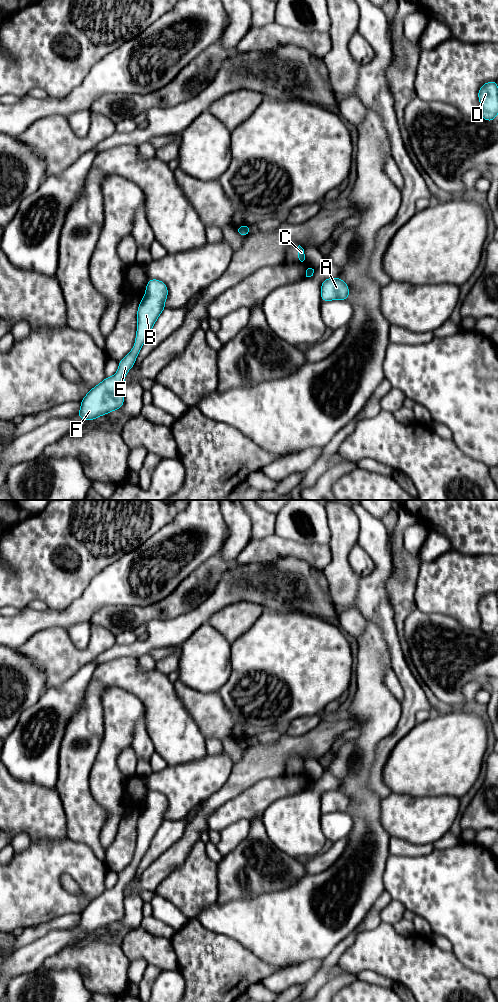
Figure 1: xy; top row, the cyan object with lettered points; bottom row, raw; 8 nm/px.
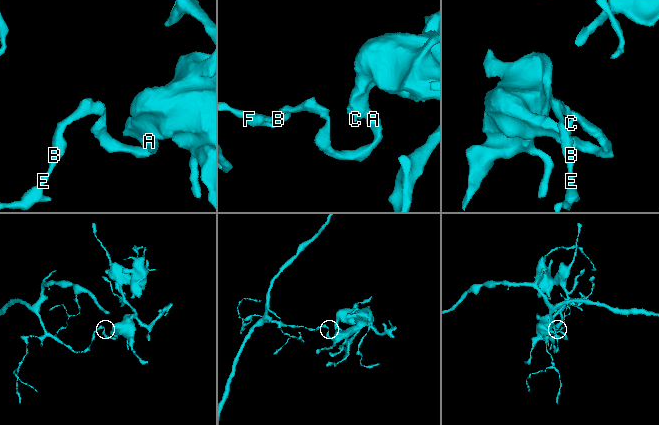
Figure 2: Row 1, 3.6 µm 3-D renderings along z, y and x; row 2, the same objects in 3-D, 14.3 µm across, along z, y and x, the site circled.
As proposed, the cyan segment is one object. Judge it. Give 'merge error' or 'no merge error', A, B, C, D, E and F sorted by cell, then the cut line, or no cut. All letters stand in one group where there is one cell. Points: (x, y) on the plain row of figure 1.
merge error; groups A C D / B E F; cut xy (247, 737), (245, 746)

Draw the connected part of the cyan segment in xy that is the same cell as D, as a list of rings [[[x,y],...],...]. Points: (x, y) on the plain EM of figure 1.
[[[496,593],[483,596],[478,603],[481,629],[486,633],[495,632],[498,626],[498,598]]]

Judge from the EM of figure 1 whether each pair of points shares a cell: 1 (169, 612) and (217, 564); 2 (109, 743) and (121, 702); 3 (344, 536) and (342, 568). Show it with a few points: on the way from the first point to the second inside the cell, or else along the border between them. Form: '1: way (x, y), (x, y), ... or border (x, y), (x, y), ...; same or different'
1: way (181, 599), (182, 594), (204, 576); same
2: way (118, 733), (121, 712); same
3: way (342, 544), (342, 560); same

